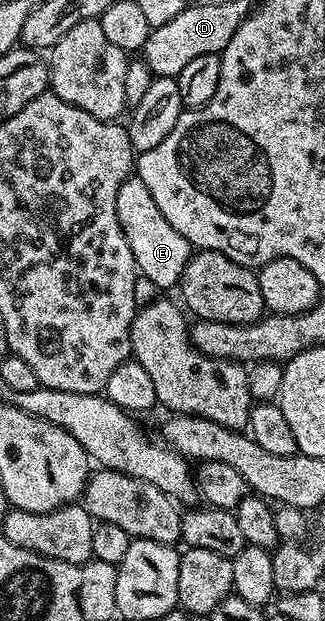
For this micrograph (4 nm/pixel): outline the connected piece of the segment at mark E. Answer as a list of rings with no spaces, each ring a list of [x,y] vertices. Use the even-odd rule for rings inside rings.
[[[129,177],[118,189],[118,225],[122,225],[126,245],[130,245],[130,253],[134,253],[136,270],[144,275],[156,287],[175,288],[184,275],[188,260],[194,254],[192,244],[162,217],[162,209],[154,205],[154,197],[150,197],[150,189],[142,185],[142,181],[135,177]]]

